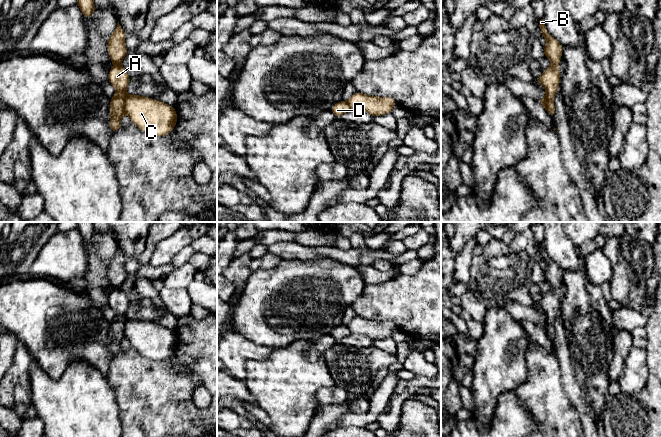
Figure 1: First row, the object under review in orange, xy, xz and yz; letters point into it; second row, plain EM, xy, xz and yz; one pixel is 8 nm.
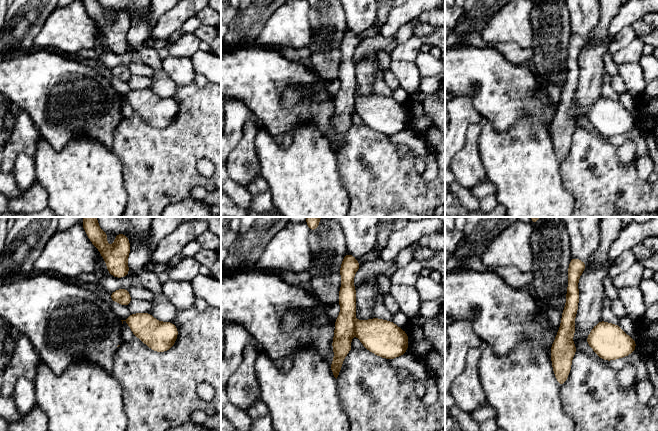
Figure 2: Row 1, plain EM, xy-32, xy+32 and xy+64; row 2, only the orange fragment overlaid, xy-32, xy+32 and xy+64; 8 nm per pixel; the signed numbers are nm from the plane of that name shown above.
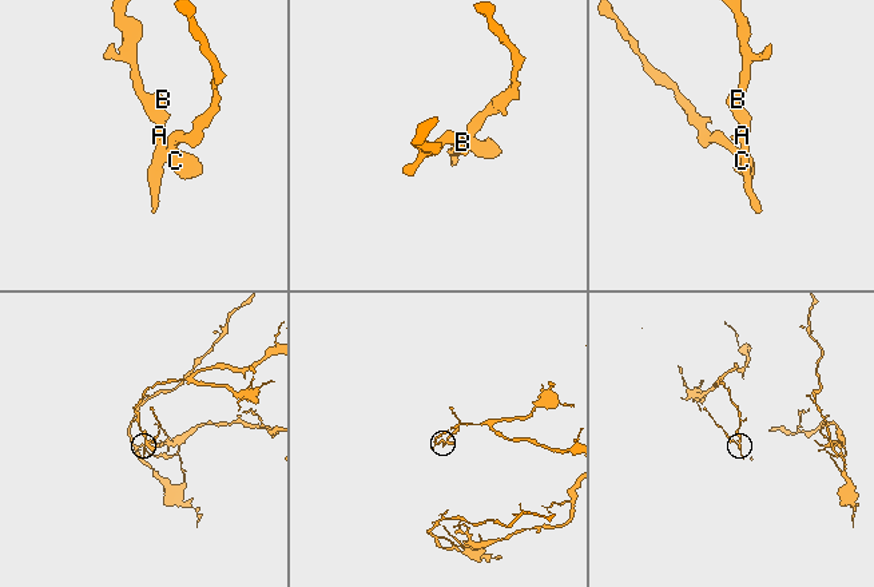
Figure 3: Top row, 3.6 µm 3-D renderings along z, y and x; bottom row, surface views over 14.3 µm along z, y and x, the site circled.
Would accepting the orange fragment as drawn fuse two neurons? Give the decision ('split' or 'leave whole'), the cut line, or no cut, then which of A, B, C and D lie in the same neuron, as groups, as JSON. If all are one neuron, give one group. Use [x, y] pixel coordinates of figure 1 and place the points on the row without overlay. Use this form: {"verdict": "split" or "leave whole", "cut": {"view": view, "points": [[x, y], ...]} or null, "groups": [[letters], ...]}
{"verdict": "split", "cut": {"view": "xy", "points": [[128, 319], [125, 323], [124, 336]]}, "groups": [["A", "B", "D"], ["C"]]}

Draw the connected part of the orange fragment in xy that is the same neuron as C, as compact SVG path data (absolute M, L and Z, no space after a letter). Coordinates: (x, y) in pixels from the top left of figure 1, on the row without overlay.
M128 319L125 337L140 354L152 360L166 360L177 347L174 331L141 319Z

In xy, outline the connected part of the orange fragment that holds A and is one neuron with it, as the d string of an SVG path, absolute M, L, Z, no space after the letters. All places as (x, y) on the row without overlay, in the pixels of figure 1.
M118 245L117 252L109 261L107 269L108 278L114 287L113 292L108 296L108 306L117 315L117 318L111 321L110 326L110 353L112 358L122 351L121 340L125 337L125 323L128 320L126 312L130 306L126 293L121 290L122 284L128 277L125 262L126 257Z

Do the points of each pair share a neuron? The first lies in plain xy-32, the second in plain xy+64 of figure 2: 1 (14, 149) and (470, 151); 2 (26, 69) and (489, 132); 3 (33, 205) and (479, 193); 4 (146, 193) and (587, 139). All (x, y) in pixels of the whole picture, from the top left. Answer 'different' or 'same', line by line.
1: same
2: different
3: different
4: same

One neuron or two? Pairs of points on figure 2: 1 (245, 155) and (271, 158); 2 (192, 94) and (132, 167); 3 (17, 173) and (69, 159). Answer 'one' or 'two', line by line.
1: two
2: one
3: two

